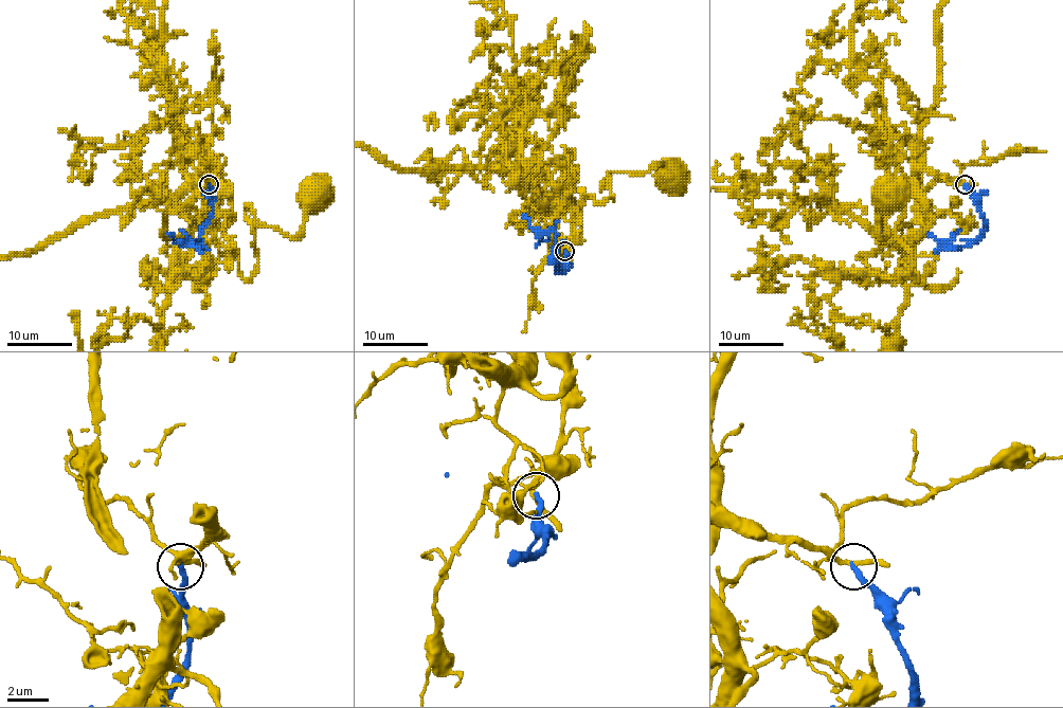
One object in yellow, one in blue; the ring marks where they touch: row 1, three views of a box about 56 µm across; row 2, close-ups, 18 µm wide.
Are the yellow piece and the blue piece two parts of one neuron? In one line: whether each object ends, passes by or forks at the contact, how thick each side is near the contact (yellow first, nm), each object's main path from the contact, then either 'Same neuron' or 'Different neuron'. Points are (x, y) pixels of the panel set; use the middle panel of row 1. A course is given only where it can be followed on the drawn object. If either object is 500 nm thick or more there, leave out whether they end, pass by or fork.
At the ring yellow passes by. At the ring blue ends. Thickness 240 nm (yellow) against 280 nm. Course of yellow: (564, 251), (572, 211), (546, 199), (565, 220), (613, 197), (610, 175), (660, 164), (673, 179). Course of blue: (564, 251), (568, 266), (559, 269), (556, 262), (556, 233), (553, 230), (538, 233), (522, 217). Different neuron

